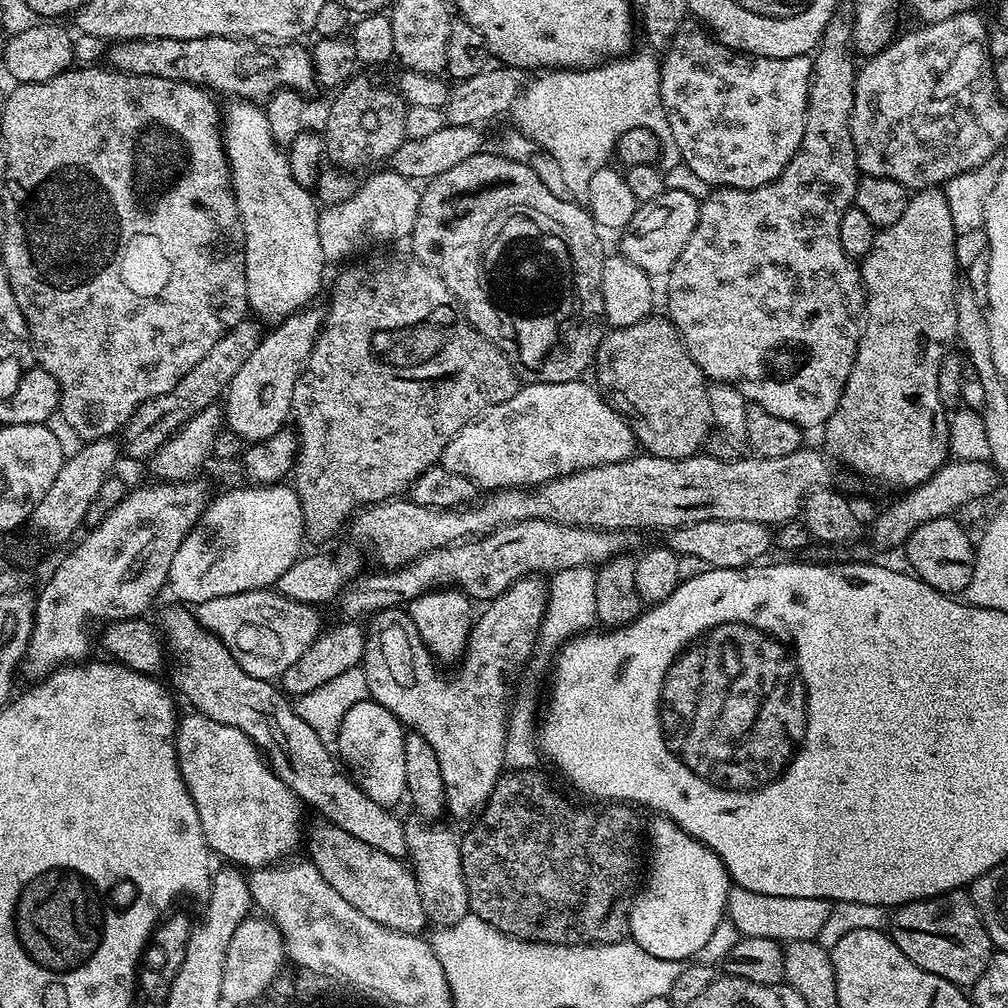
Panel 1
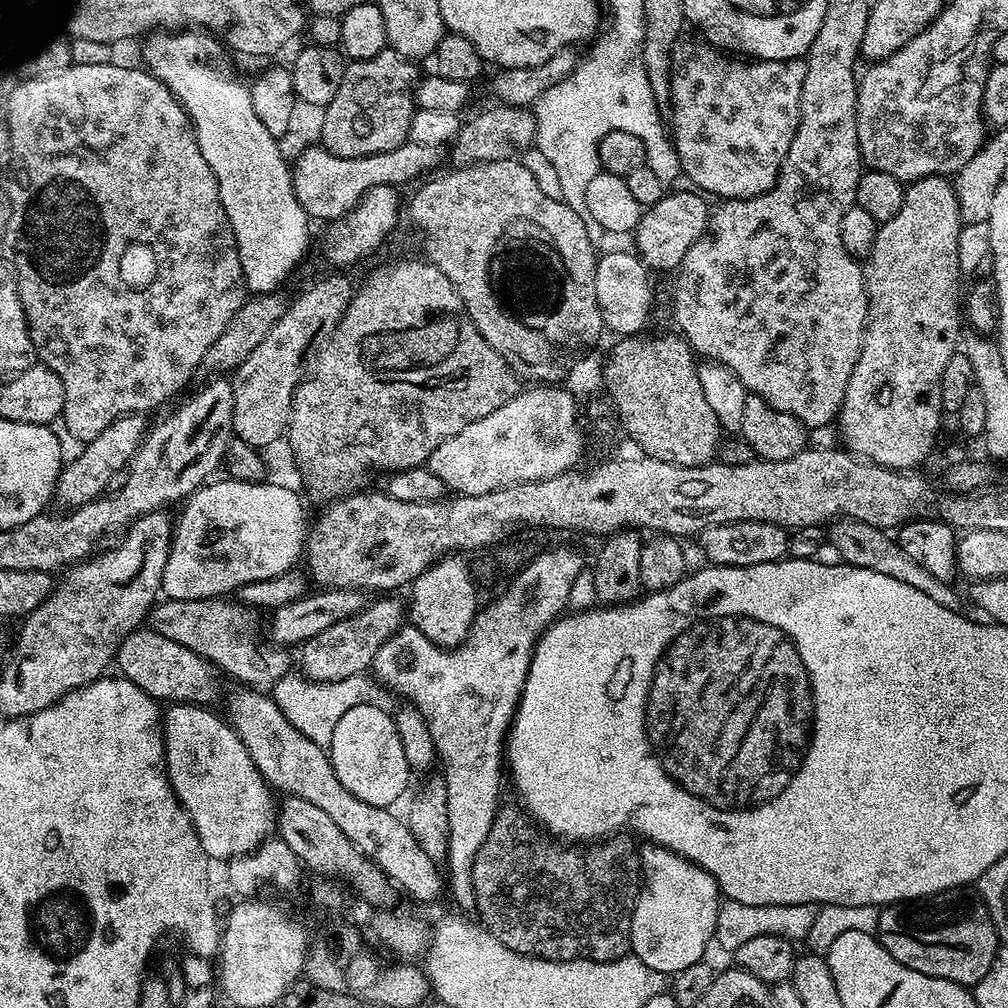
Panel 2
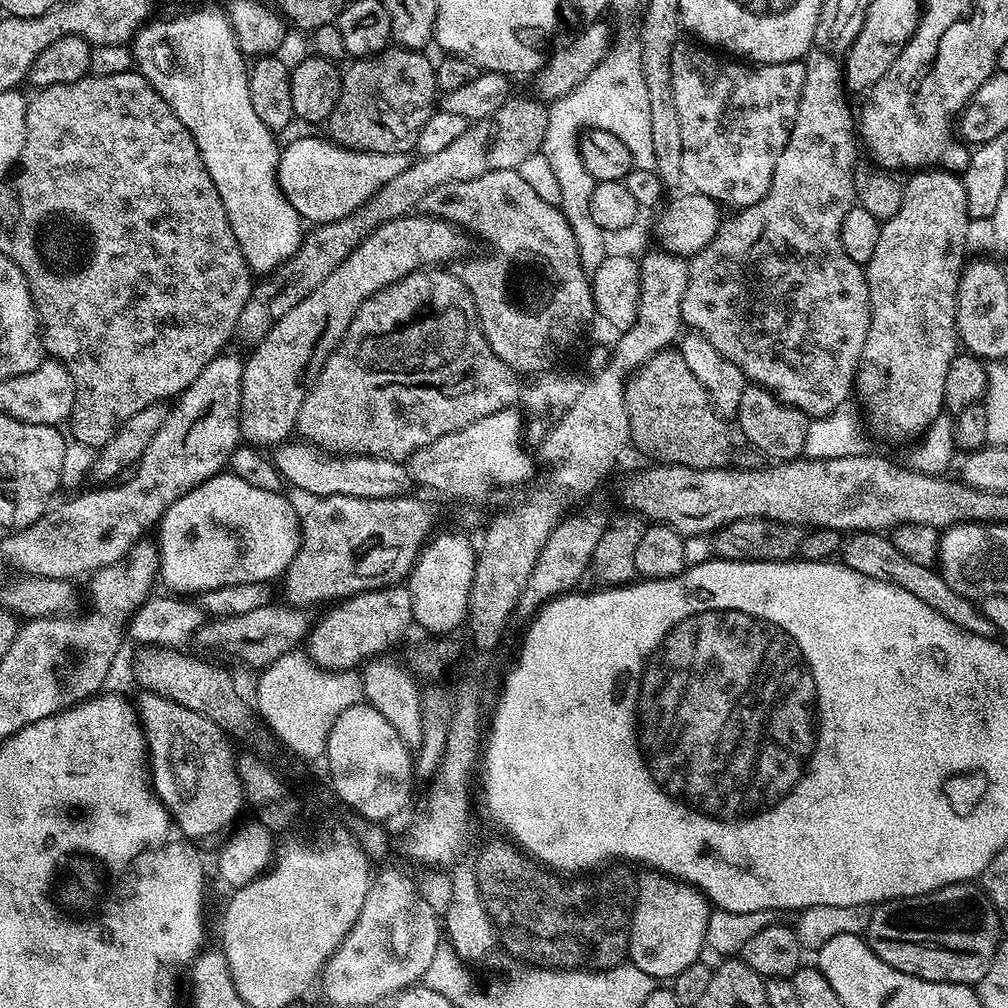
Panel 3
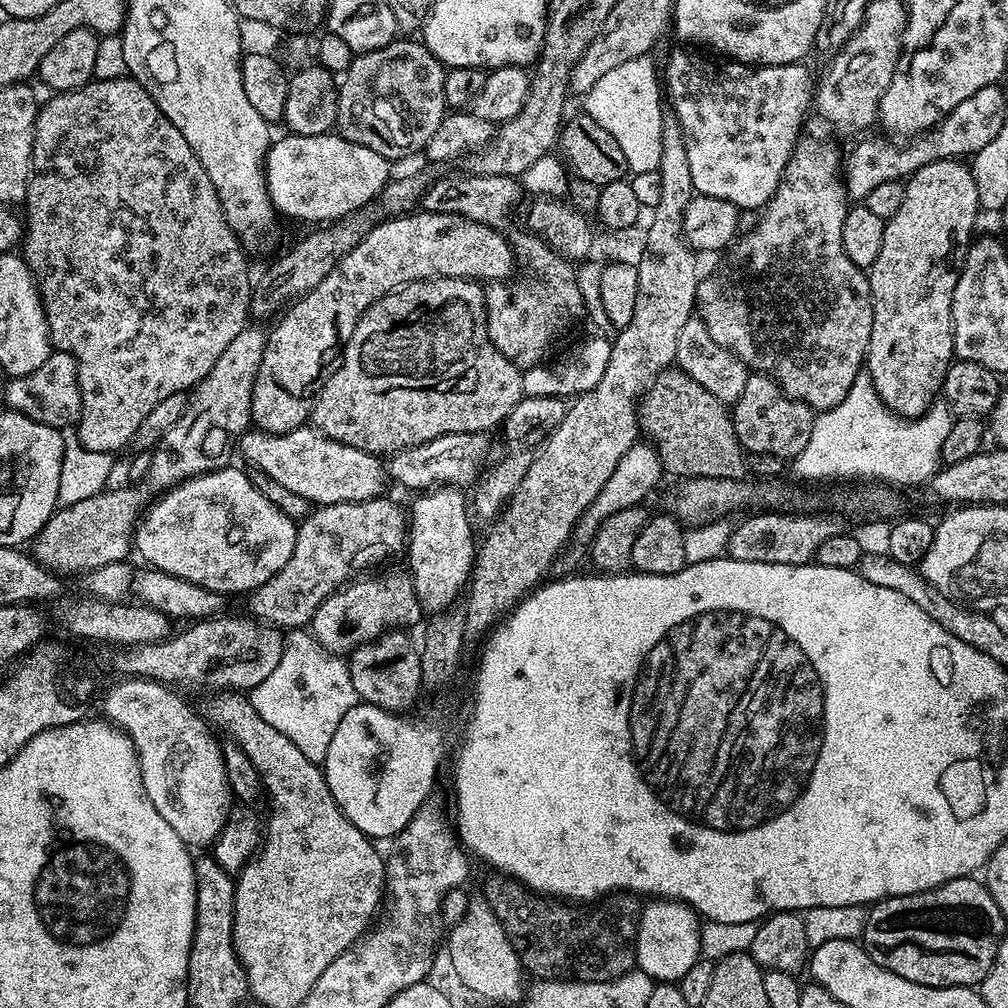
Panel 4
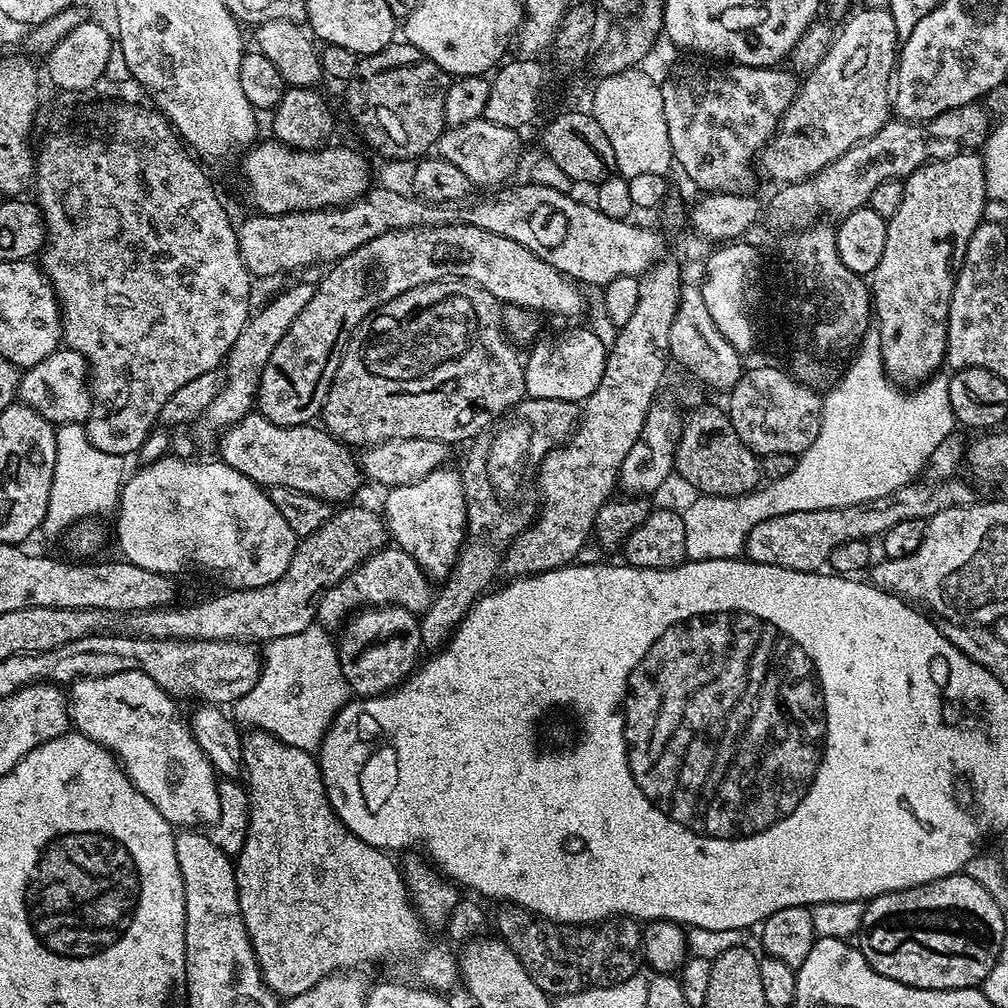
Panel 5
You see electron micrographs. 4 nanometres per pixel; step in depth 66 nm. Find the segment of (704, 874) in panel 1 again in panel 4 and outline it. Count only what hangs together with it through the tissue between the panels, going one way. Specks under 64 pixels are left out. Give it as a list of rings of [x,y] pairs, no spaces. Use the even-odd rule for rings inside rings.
[[[667,898],[653,899],[642,917],[642,927],[636,935],[636,968],[653,982],[679,982],[694,962],[702,959],[700,951],[701,917],[689,904]]]

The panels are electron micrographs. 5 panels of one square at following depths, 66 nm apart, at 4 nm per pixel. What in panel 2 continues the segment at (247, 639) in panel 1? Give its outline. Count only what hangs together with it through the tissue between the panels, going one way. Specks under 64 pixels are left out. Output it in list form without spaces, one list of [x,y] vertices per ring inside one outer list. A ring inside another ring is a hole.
[[[228,598],[163,600],[150,613],[150,627],[158,634],[174,638],[174,642],[194,650],[221,673],[229,672],[234,679],[241,680],[241,685],[264,690],[267,684],[274,686],[289,673],[288,656],[284,653],[287,651],[276,646],[255,648],[248,641],[248,631],[256,624],[257,613],[253,609]]]

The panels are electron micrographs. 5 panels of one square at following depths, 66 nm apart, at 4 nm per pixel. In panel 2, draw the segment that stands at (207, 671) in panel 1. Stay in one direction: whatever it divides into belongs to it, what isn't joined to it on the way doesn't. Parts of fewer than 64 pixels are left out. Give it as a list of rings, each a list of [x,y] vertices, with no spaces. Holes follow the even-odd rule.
[[[248,686],[241,687],[239,690],[241,692],[234,693],[228,700],[226,719],[232,725],[232,729],[236,731],[236,737],[246,746],[254,766],[264,775],[264,779],[268,781],[269,785],[284,796],[306,798],[306,802],[319,806],[333,820],[334,826],[338,826],[338,830],[342,830],[342,834],[346,834],[346,838],[350,838],[350,842],[354,842],[354,846],[361,854],[369,856],[389,880],[395,882],[399,887],[401,884],[414,899],[421,900],[424,904],[434,903],[440,896],[441,869],[440,872],[436,869],[437,861],[428,856],[414,838],[414,834],[410,834],[407,823],[401,817],[399,820],[394,814],[395,811],[375,808],[362,802],[362,798],[354,798],[354,794],[350,794],[350,790],[346,790],[346,786],[342,786],[342,782],[338,782],[338,774],[334,774],[332,758],[327,751],[319,748],[314,742],[310,742],[310,738],[303,736],[286,718],[286,714],[279,708],[271,695],[260,690],[253,690]]]

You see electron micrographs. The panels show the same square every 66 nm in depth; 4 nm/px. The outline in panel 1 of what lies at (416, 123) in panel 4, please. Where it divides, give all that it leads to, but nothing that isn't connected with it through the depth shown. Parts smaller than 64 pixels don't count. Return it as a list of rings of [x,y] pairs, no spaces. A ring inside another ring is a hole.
[[[357,74],[333,96],[336,97],[333,98],[332,105],[328,108],[328,121],[325,122],[324,128],[322,127],[322,139],[327,159],[341,170],[368,167],[371,169],[373,166],[383,165],[380,164],[383,160],[384,163],[391,161],[394,150],[398,150],[406,139],[404,130],[408,113],[408,108],[395,87],[388,85],[387,88],[386,85],[379,84],[378,81],[371,80],[368,76]]]

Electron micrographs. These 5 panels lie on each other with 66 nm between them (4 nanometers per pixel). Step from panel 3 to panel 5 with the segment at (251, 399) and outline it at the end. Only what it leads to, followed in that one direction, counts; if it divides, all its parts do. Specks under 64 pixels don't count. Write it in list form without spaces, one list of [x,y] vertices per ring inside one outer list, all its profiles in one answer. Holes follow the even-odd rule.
[[[459,222],[440,224],[437,228],[397,228],[358,246],[358,250],[335,261],[325,272],[328,273],[321,278],[320,285],[315,285],[310,302],[306,302],[302,312],[294,318],[286,334],[282,334],[282,338],[274,346],[274,352],[270,354],[260,375],[255,407],[261,415],[280,427],[307,425],[321,415],[328,387],[332,385],[332,379],[340,365],[342,349],[348,343],[348,337],[353,330],[385,300],[398,298],[398,294],[414,286],[422,286],[435,280],[463,278],[479,284],[504,306],[539,310],[541,313],[553,312],[556,316],[576,316],[584,308],[584,296],[579,292],[581,289],[577,281],[554,270],[550,262],[538,258],[518,242],[502,238],[502,234],[494,234],[490,230]]]

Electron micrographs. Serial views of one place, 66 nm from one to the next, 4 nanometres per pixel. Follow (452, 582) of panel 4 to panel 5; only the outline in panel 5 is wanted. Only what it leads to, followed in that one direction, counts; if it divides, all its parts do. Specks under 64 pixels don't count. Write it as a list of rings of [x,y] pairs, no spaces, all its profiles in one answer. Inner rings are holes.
[[[441,466],[435,468],[433,472],[418,478],[409,479],[408,484],[400,484],[397,488],[392,488],[388,492],[388,497],[384,500],[382,507],[382,519],[386,525],[386,532],[394,539],[395,547],[401,548],[418,566],[428,575],[429,581],[443,582],[452,573],[452,568],[456,564],[456,556],[460,553],[460,543],[464,540],[464,528],[466,522],[466,498],[464,497],[464,487],[459,471],[454,467]]]

